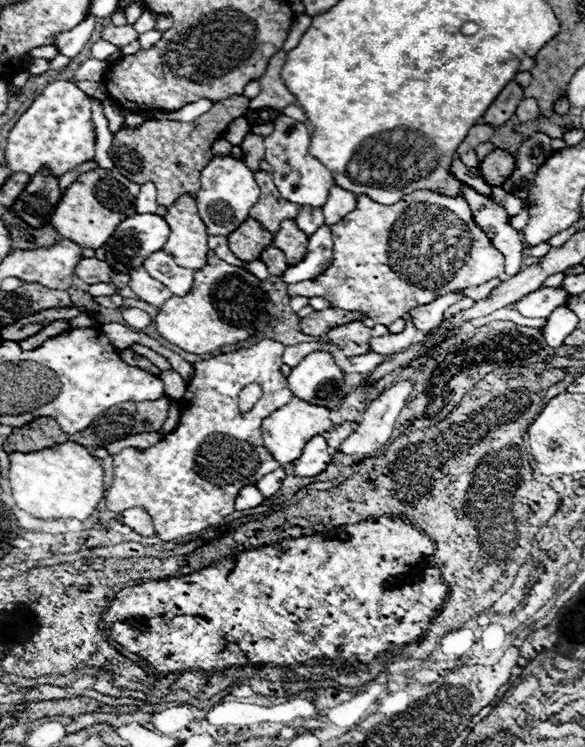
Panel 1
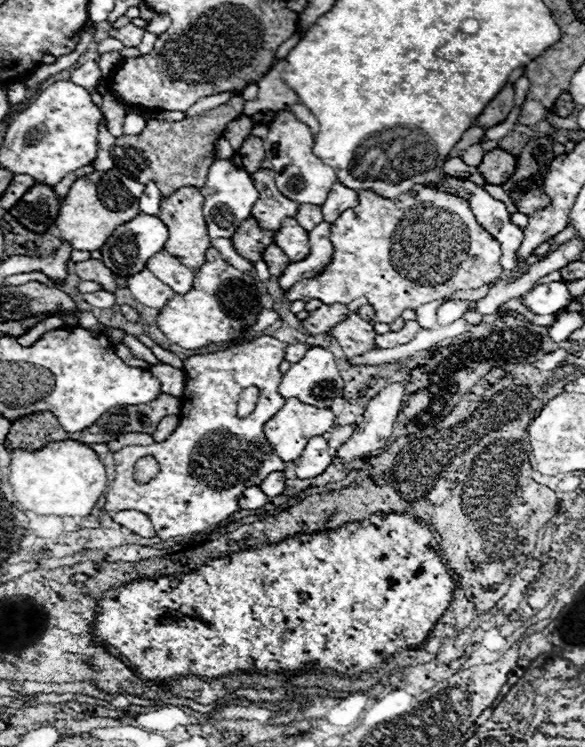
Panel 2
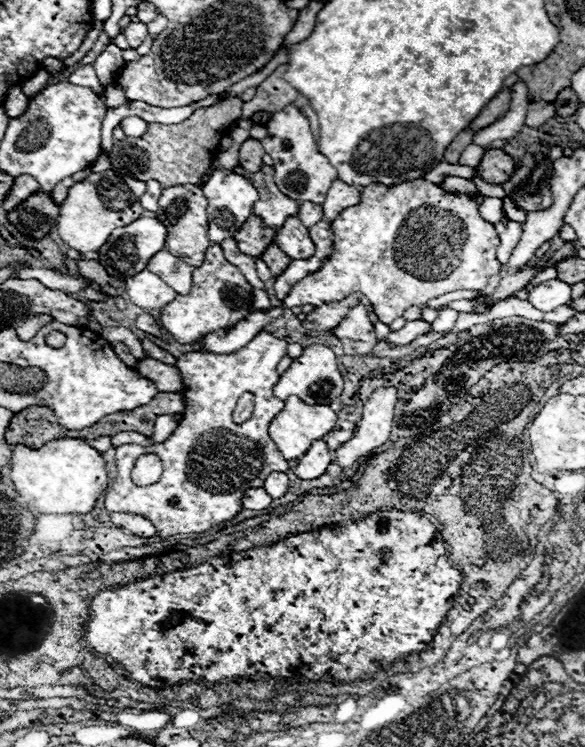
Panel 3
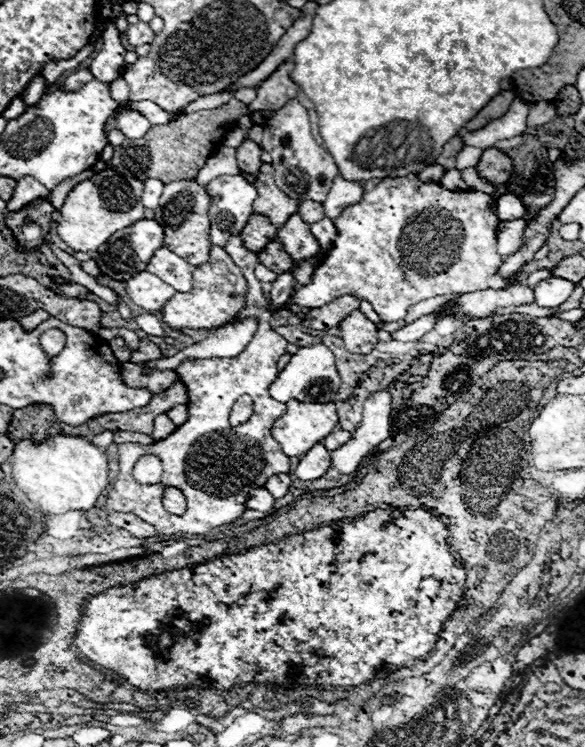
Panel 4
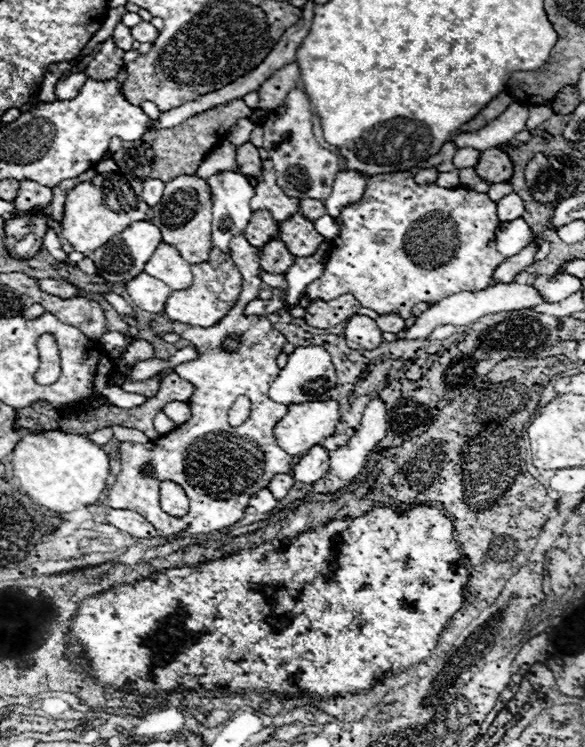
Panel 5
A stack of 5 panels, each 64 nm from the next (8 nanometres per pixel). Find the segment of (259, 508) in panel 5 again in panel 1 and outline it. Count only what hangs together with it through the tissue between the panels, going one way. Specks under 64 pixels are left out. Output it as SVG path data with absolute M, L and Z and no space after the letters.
M248 486L240 490L240 496L236 496L236 510L248 510L264 504L264 496L258 492L256 486Z

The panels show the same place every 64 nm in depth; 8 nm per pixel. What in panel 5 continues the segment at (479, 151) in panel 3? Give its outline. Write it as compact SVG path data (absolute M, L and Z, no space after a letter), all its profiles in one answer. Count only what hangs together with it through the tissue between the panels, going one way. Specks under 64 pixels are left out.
M460 148L454 156L454 166L460 170L460 168L474 168L476 162L478 162L478 156L480 152L474 150L474 148Z

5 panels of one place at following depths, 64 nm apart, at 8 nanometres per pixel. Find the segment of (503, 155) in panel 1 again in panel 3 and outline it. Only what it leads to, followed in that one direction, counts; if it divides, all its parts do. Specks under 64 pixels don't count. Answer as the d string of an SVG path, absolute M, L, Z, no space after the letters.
M494 148L494 150L486 150L486 154L476 170L482 180L486 180L490 184L502 184L514 174L516 162L504 150Z

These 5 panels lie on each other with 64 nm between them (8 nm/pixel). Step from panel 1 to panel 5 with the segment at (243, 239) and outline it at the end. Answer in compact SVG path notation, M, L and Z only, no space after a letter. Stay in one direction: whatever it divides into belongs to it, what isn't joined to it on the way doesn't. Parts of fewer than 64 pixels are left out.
M254 212L254 216L250 218L246 230L244 230L244 238L256 246L262 248L266 242L274 240L278 236L278 224L272 222L270 212Z

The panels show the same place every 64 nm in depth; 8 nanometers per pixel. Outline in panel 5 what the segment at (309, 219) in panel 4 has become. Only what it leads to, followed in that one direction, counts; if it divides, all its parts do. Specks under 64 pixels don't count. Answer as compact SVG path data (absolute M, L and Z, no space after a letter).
M302 200L300 202L300 212L308 220L314 222L314 220L318 220L318 218L322 218L326 214L326 208L324 208L324 204L320 200Z

